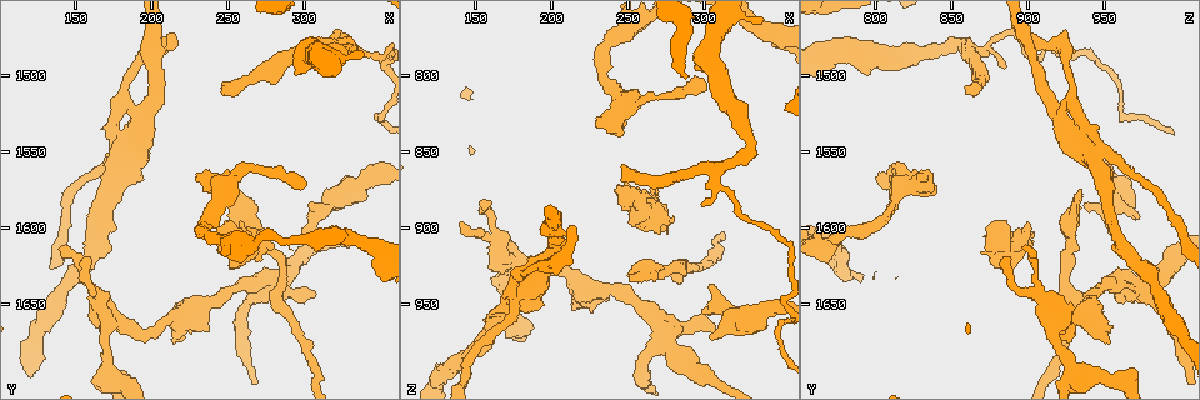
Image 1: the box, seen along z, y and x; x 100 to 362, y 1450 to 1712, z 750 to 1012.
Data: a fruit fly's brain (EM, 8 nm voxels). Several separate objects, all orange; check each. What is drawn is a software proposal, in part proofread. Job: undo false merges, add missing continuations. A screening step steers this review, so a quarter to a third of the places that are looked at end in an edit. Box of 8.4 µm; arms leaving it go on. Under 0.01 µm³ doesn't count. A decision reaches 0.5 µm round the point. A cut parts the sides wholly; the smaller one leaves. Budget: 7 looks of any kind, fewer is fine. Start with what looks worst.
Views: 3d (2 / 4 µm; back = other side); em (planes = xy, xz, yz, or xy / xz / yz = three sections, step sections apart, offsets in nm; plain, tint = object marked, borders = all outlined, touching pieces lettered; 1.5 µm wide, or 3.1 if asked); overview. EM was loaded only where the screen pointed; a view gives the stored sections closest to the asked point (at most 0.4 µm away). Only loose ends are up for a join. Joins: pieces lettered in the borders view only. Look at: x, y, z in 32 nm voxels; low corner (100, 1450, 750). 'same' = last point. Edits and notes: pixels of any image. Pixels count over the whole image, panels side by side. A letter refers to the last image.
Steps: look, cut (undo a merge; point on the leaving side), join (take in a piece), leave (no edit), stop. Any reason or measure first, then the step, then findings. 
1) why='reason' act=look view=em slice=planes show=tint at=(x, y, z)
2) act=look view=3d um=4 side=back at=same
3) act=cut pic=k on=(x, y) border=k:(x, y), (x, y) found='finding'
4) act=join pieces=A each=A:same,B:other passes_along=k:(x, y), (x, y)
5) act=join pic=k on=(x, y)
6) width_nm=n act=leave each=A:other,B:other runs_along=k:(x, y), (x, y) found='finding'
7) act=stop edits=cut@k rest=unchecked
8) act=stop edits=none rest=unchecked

act=look view=3d um=4 at=(250, 1576, 934)

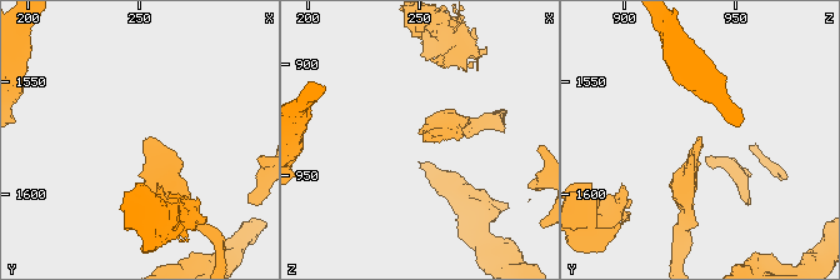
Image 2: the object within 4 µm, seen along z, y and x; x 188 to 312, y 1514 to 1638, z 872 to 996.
act=look view=em slice=xy step=8 show=tint at=(250, 1576, 934)

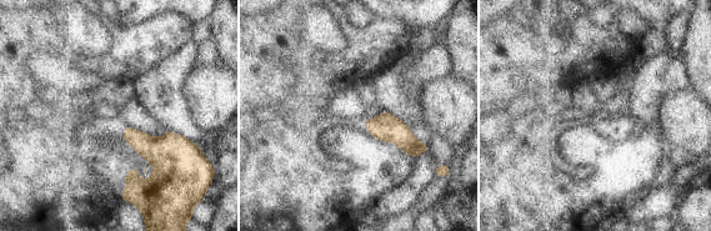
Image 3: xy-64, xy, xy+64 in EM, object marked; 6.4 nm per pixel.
act=look view=em slice=planes show=borders at=same

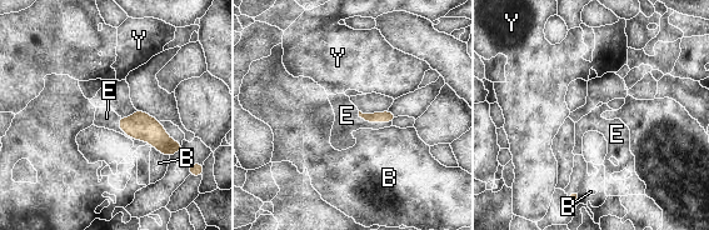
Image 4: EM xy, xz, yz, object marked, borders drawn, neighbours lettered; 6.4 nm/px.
longest_contact=E:260nm act=join pieces=E each=B:other,E:same,Y:other found='the neuron continues'

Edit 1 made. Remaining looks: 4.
why='branch stops here' act=look view=3d um=4 at=(246, 1506, 860)

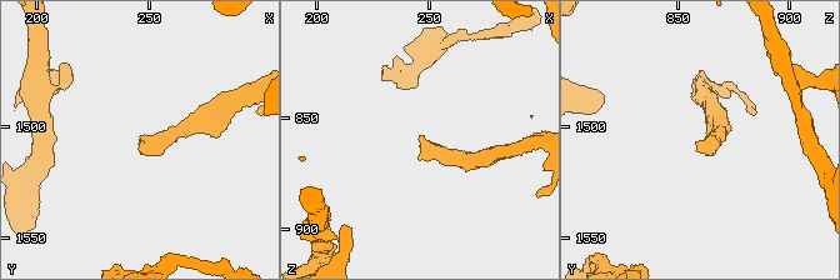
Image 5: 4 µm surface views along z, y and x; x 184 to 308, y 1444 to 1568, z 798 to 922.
act=look view=em slice=planes show=borders at=(247, 1507, 859)

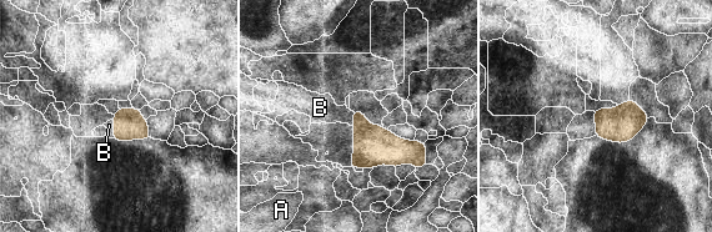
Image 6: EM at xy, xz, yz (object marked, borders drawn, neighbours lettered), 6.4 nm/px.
act=join pieces=B each=A:other,B:same found='the neuron continues'

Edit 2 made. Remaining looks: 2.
act=look view=overview

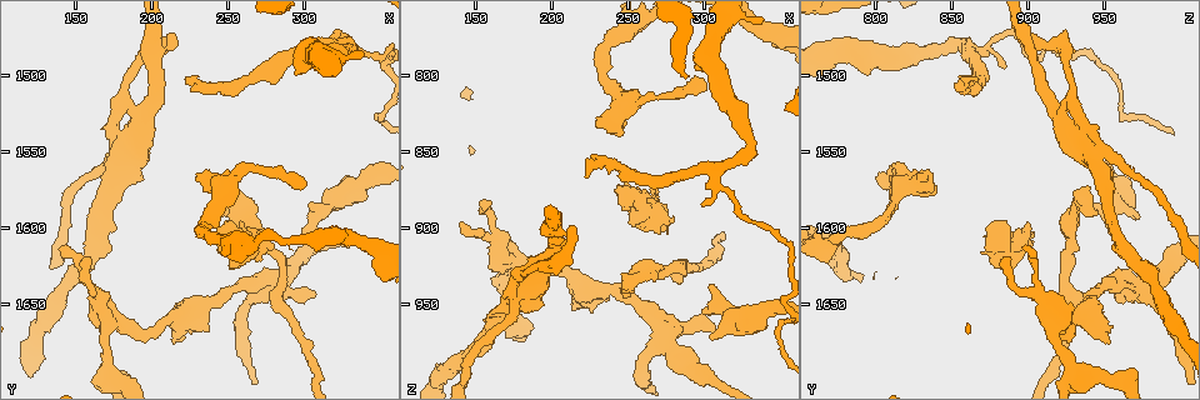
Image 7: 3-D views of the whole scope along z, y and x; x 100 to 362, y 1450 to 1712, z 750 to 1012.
why='abrupt turn' act=look view=em slice=xz step=4 show=borders at=(176, 1660, 920)

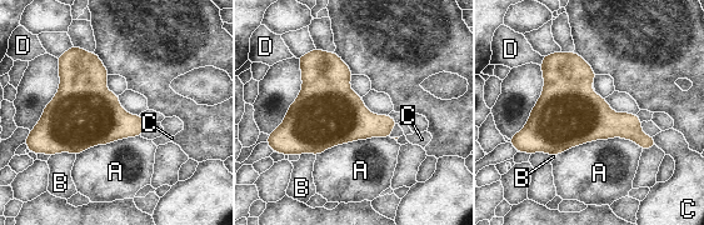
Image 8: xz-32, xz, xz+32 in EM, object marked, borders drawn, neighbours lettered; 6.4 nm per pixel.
width_nm=380 act=leave each=A:other,B:other,C:other,D:other border=8:(642, 148), (595, 139), (557, 156) found='one neuron here'

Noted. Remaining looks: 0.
act=stop edits=join@4,join@6 rest=unchecked

